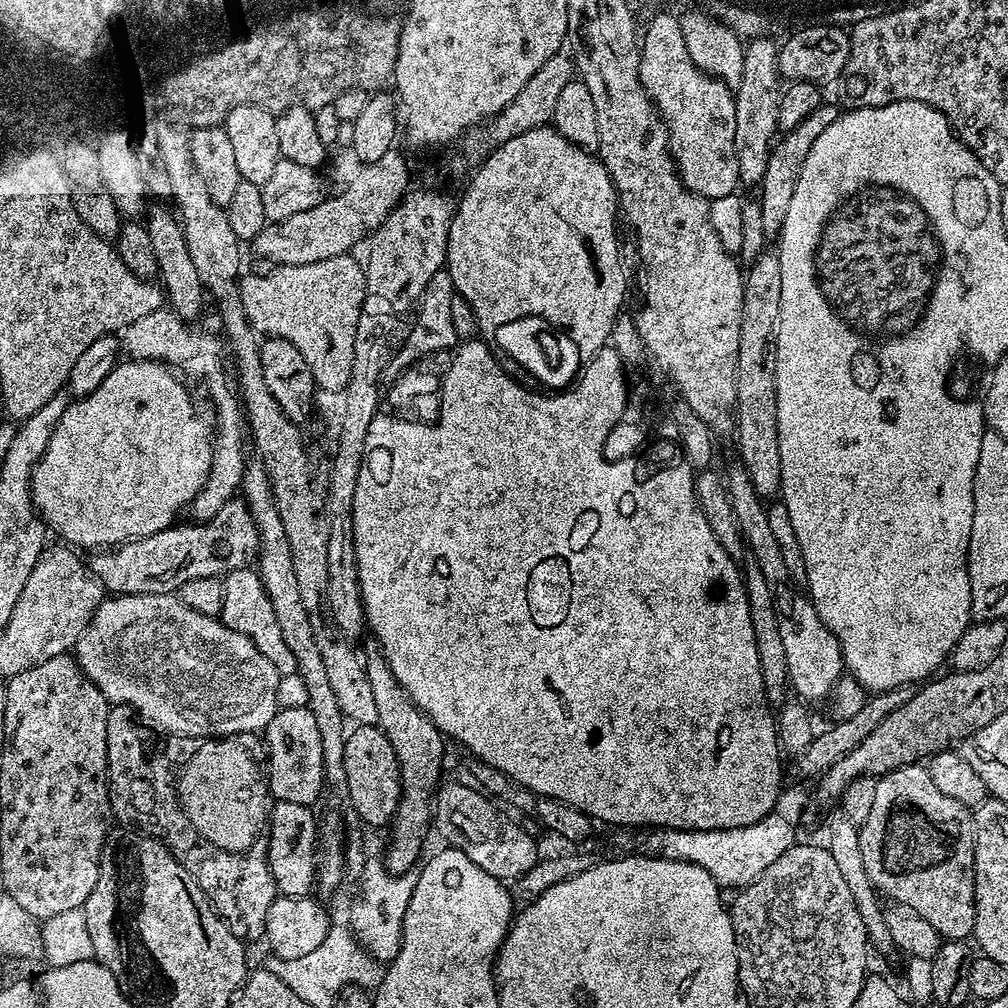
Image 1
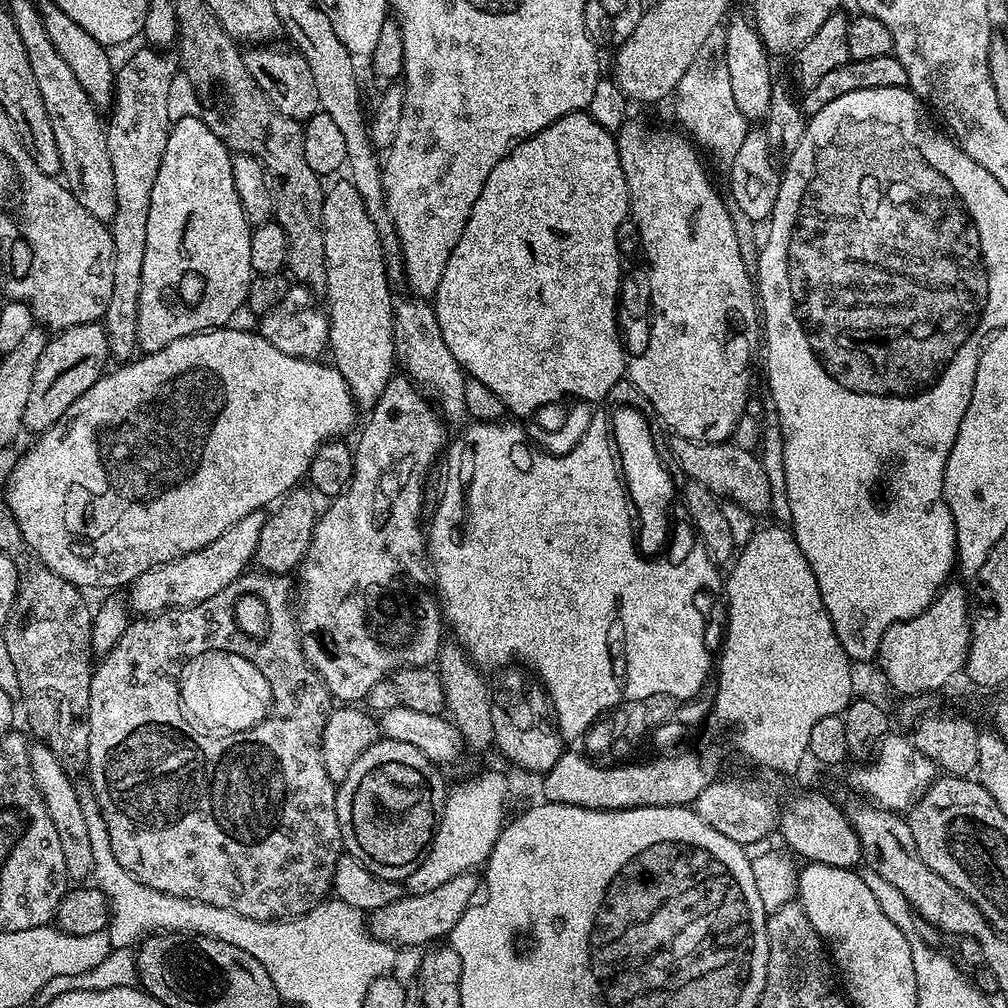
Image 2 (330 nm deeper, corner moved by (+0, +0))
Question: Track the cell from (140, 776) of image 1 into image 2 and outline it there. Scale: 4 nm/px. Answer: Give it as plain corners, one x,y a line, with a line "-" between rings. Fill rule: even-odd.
248,570
235,579
225,590
219,591
206,601
186,606
185,608
165,608
162,612
153,612
143,618
133,619
126,626
126,634
118,638
118,646
106,655
99,657
92,669
90,682
90,710
88,725
88,768
87,783
92,785
100,813
104,816
106,826
110,830
108,846
114,850
114,858
139,882
147,888
165,892
178,898
206,902
210,906
222,906
230,910
238,910
238,914
246,914
246,918
255,920
281,921
298,916
305,916
314,906
323,904
332,892
332,875
344,852
344,839
340,837
338,826
338,810
336,809
336,790
338,785
326,774
326,766
322,756
322,734
326,722
334,707
334,698
328,687
322,682
320,675
306,659
303,649
303,635
299,629
299,621
290,596
294,594
294,582
287,575
276,575
259,570
-
247,593
255,593
263,597
270,607
269,632
265,638
254,639
240,631
233,618
233,610
239,597
-
210,650
226,650
237,653
250,660
265,676
271,686
272,706
269,714
260,724
240,731
229,731
227,734
204,734
196,736
193,721
186,715
180,701
180,678
184,665
191,659

